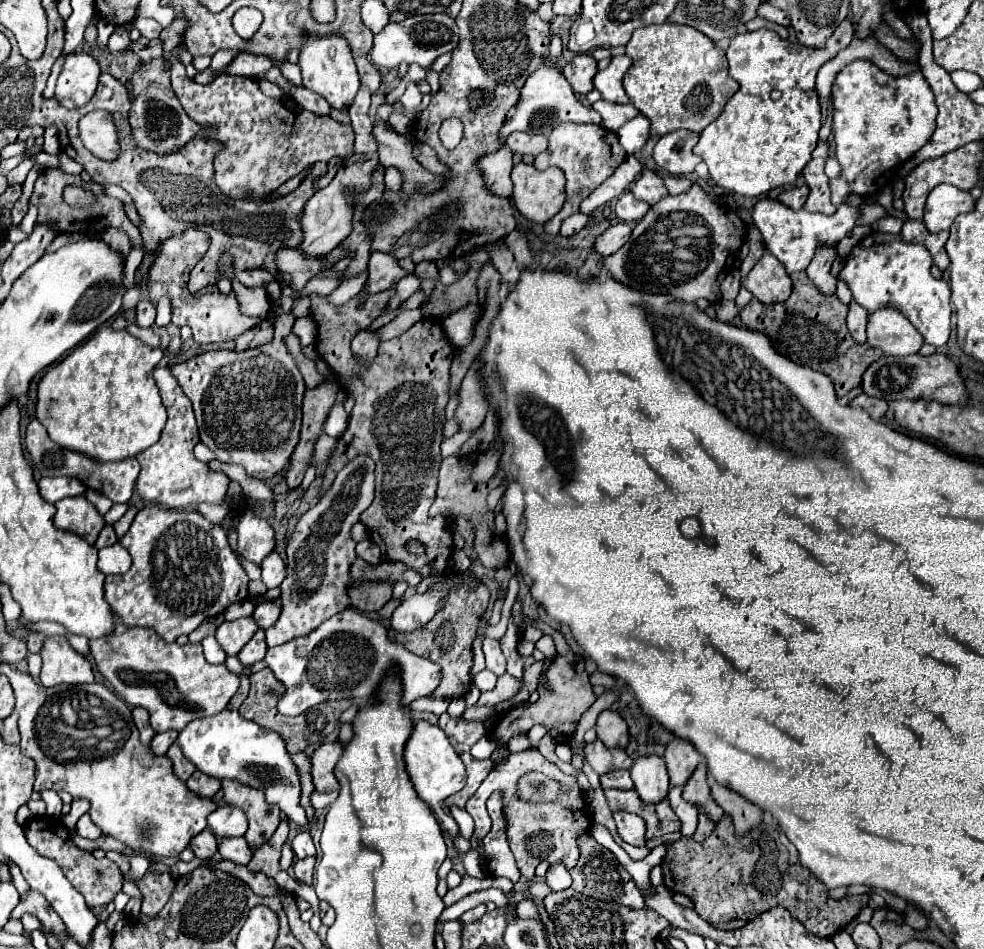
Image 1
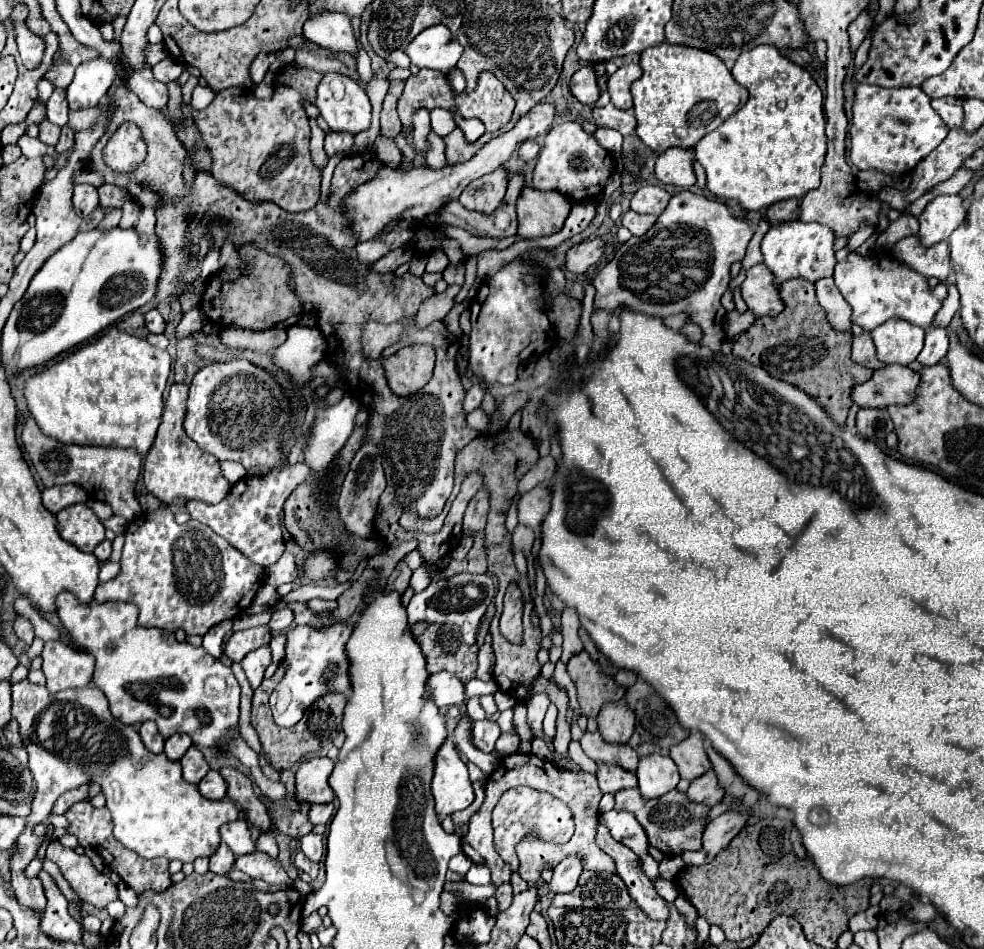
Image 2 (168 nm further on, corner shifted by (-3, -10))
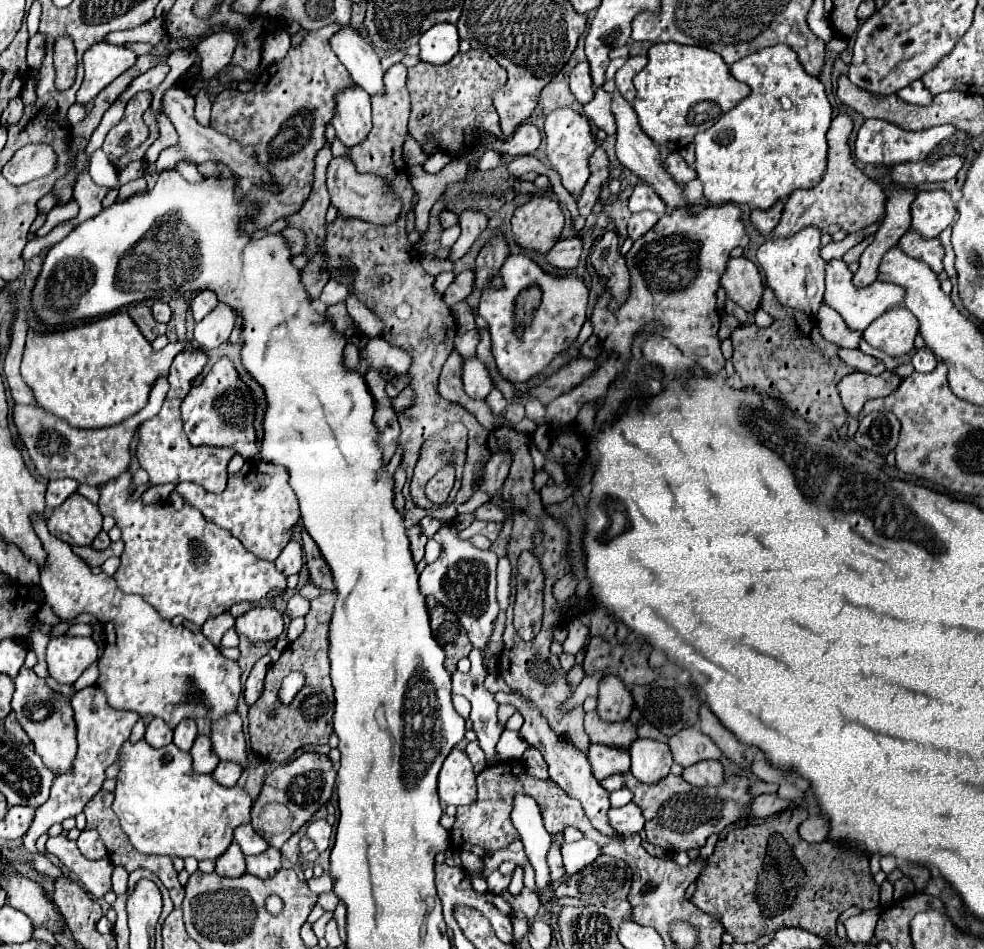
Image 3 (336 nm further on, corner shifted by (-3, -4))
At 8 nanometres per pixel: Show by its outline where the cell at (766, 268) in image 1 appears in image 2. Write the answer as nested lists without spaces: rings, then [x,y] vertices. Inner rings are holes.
[[[764,263],[748,269],[746,281],[742,283],[742,297],[756,317],[780,315],[780,311],[784,309],[784,301],[780,299],[780,287],[774,283],[774,275]]]

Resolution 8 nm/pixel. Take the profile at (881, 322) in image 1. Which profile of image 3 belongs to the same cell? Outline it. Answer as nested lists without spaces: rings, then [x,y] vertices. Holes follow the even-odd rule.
[[[896,307],[880,315],[864,331],[864,339],[892,357],[902,357],[912,353],[914,337],[918,335],[918,321],[906,307]]]

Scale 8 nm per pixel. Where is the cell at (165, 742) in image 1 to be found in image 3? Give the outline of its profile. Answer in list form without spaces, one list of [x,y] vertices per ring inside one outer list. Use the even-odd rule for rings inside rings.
[[[184,719],[184,721],[180,721],[180,725],[174,729],[174,745],[176,745],[178,749],[190,751],[196,735],[198,735],[196,721],[194,721],[194,719]]]

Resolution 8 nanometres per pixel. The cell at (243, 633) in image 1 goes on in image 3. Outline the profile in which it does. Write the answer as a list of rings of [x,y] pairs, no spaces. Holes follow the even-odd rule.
[[[274,605],[254,607],[236,617],[236,631],[252,641],[272,641],[284,631],[284,613]]]

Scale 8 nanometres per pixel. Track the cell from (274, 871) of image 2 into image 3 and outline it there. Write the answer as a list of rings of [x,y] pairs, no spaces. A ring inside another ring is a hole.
[[[270,847],[270,849],[266,849],[266,853],[246,857],[246,865],[248,865],[248,873],[252,873],[260,879],[268,879],[268,877],[274,877],[280,871],[282,857],[280,857],[278,849]]]

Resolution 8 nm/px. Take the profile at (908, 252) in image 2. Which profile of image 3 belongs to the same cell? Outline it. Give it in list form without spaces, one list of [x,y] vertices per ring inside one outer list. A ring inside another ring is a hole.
[[[908,231],[908,233],[900,239],[898,247],[900,247],[906,255],[928,263],[934,273],[940,273],[940,271],[942,271],[944,249],[942,249],[942,245],[940,245],[940,239],[924,239],[924,237],[920,237],[916,231]]]

